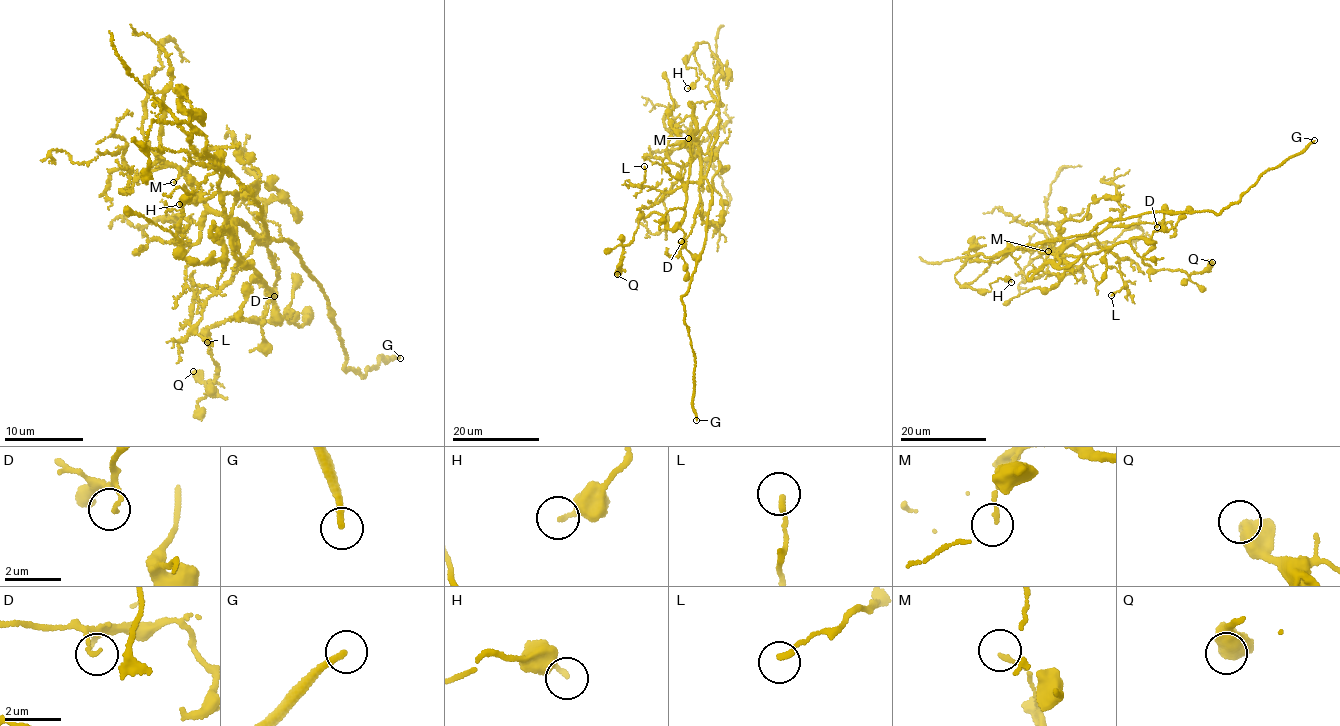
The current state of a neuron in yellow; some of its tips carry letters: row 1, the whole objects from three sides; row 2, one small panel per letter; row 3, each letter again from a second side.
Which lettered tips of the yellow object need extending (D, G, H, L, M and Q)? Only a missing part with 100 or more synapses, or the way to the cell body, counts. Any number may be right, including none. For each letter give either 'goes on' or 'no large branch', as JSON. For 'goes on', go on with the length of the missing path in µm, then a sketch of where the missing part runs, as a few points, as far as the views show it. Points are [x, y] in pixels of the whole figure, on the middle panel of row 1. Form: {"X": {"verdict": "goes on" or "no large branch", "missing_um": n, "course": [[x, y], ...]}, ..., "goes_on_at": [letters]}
{"D": {"verdict": "no large branch"}, "G": {"verdict": "goes on", "missing_um": 25}, "H": {"verdict": "no large branch"}, "L": {"verdict": "no large branch"}, "M": {"verdict": "no large branch"}, "Q": {"verdict": "no large branch"}, "goes_on_at": ["G"]}

